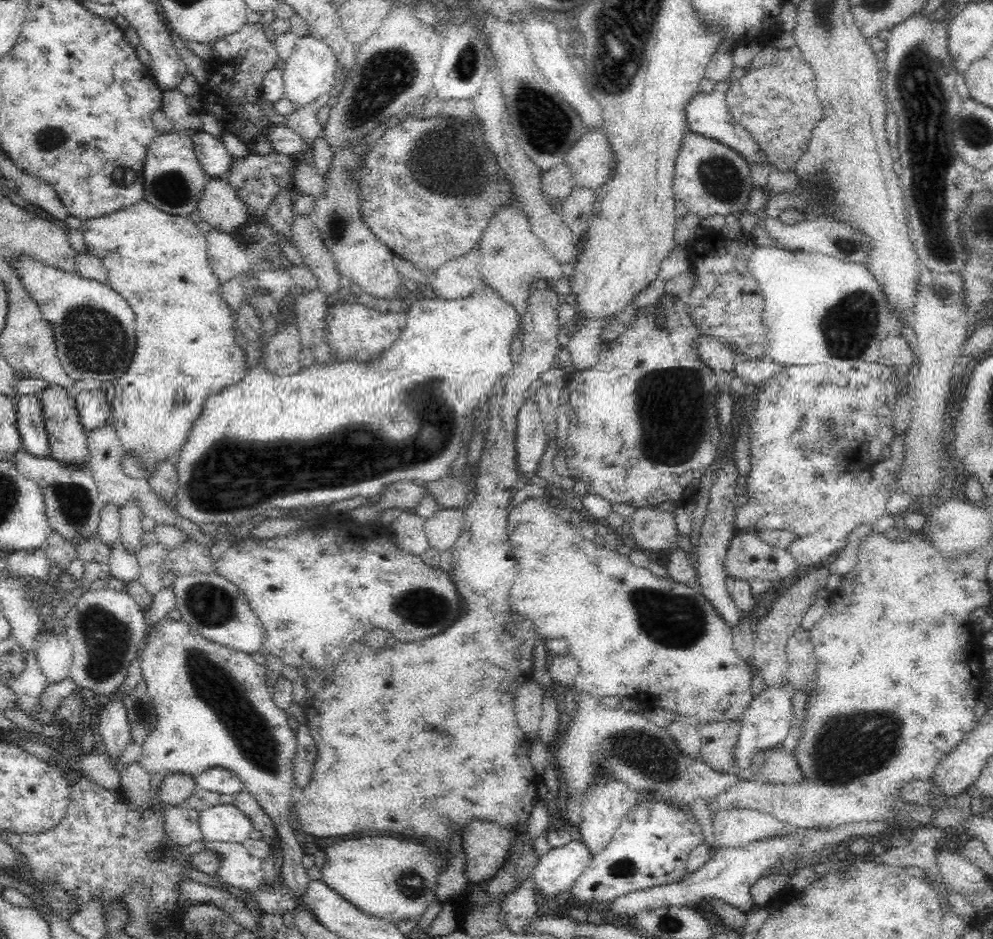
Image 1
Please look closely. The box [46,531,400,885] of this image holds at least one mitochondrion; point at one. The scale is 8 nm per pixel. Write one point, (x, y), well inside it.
(214, 685)

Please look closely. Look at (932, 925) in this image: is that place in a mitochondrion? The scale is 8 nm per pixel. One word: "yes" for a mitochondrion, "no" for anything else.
no

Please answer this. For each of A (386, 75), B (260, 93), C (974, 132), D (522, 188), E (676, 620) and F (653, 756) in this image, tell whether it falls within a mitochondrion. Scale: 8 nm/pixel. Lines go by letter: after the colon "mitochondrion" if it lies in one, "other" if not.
A: mitochondrion
B: other
C: mitochondrion
D: other
E: mitochondrion
F: mitochondrion

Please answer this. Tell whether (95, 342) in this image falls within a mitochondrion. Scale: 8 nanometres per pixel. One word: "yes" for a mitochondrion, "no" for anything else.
yes

